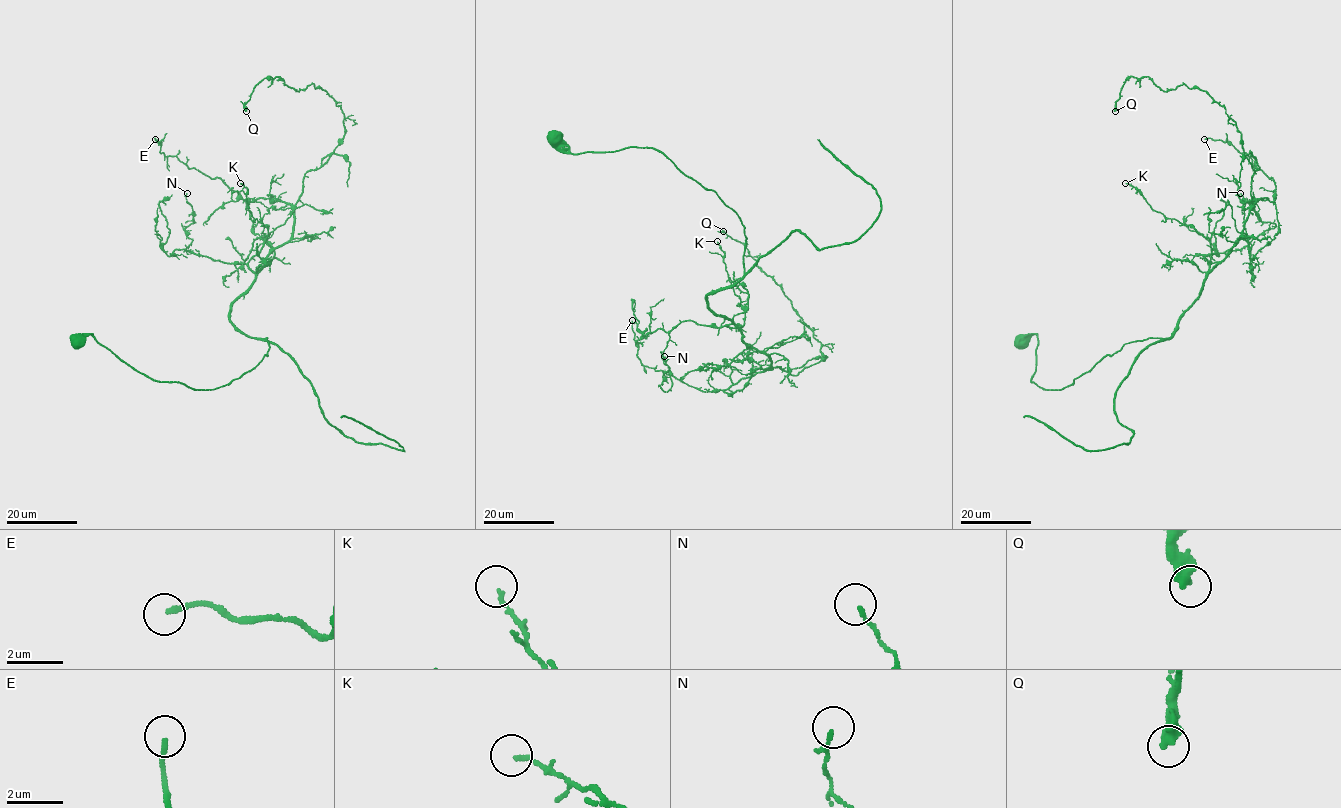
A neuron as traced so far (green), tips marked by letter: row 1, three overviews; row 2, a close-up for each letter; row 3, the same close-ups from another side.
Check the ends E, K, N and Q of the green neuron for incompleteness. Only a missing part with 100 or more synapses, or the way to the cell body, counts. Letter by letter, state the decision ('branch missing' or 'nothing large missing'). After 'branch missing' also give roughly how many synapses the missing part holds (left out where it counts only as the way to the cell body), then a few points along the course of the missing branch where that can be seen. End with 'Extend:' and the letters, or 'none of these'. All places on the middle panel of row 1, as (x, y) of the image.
E: nothing large missing
K: nothing large missing
N: nothing large missing
Q: nothing large missing
Extend: none of these

